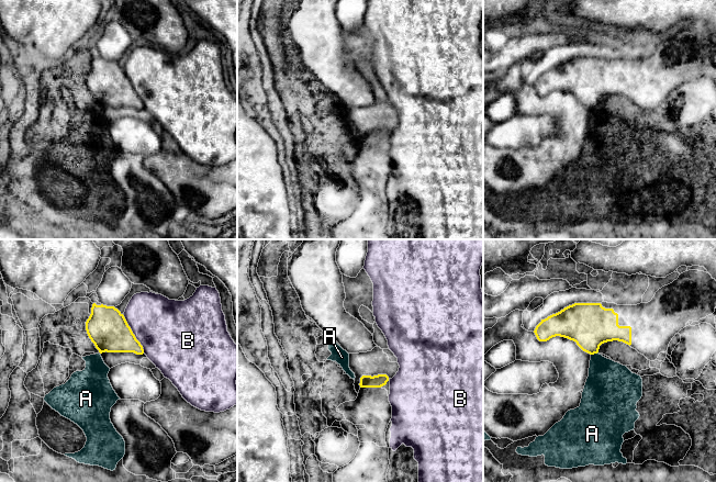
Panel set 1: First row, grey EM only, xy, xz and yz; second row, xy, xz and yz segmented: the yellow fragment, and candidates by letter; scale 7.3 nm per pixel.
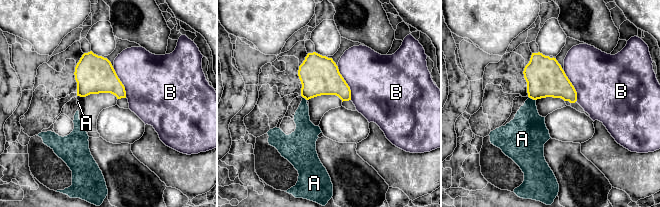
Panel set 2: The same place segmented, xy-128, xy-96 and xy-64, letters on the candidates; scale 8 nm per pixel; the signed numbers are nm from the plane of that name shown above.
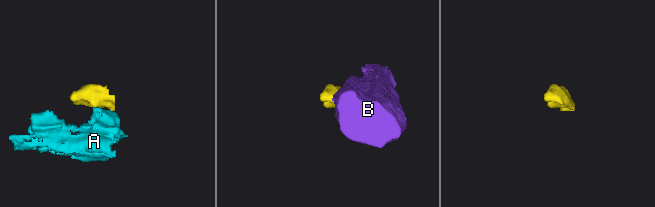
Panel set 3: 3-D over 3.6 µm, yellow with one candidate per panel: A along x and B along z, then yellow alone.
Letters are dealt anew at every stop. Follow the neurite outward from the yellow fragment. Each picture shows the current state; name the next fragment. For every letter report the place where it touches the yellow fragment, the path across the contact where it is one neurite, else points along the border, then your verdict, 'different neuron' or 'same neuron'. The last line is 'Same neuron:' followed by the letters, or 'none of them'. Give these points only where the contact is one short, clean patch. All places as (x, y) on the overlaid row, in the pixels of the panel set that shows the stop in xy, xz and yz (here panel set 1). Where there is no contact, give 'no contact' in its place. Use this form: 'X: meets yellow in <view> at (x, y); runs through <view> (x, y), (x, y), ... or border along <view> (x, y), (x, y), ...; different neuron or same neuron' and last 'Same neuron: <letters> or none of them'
A: meets yellow in yz at (594, 352); border along yz (597, 351), (591, 355); different neuron
B: meets yellow in xy at (132, 332); different neuron
Same neuron: none of them

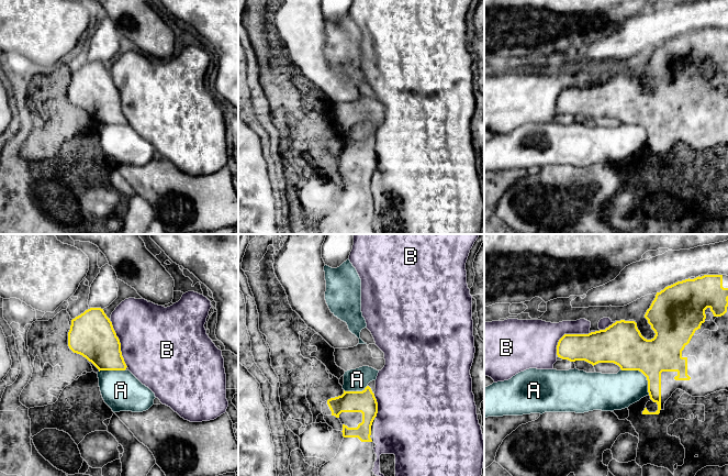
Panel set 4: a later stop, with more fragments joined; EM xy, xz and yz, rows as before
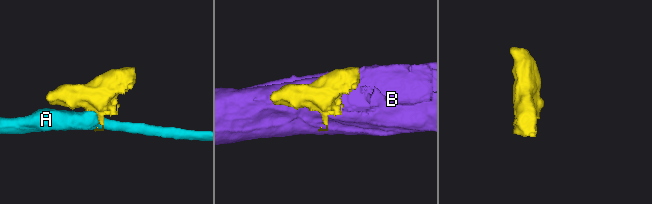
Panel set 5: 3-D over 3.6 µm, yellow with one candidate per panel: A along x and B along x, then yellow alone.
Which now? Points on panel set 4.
A: meets yellow in yz at (642, 373); border along yz (622, 369), (638, 369), (646, 377), (647, 391), (649, 394); different neuron
B: meets yellow in yz at (570, 334); different neuron
Same neuron: none of them

